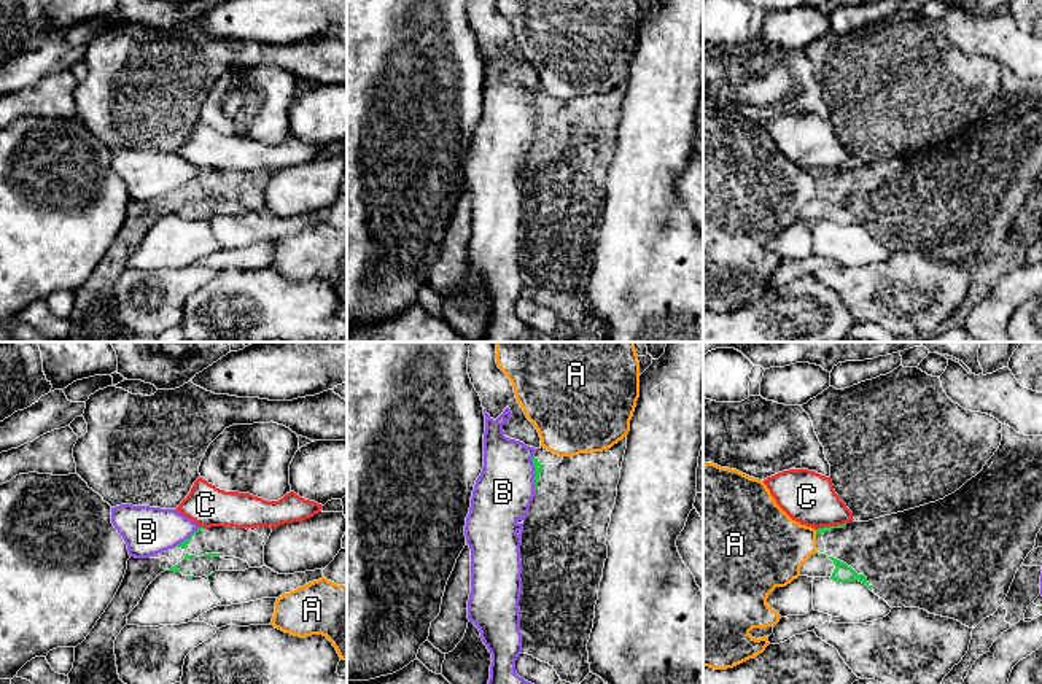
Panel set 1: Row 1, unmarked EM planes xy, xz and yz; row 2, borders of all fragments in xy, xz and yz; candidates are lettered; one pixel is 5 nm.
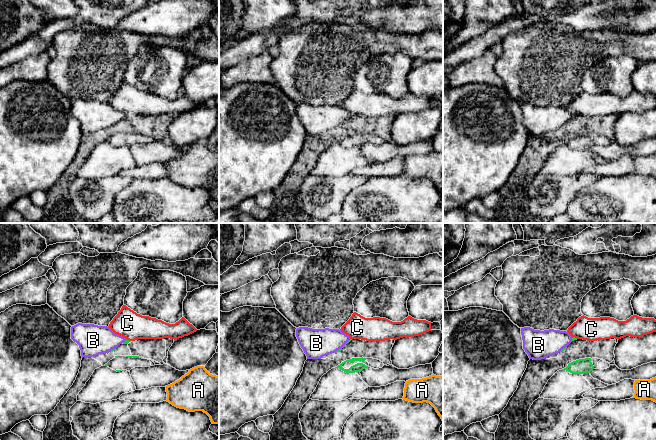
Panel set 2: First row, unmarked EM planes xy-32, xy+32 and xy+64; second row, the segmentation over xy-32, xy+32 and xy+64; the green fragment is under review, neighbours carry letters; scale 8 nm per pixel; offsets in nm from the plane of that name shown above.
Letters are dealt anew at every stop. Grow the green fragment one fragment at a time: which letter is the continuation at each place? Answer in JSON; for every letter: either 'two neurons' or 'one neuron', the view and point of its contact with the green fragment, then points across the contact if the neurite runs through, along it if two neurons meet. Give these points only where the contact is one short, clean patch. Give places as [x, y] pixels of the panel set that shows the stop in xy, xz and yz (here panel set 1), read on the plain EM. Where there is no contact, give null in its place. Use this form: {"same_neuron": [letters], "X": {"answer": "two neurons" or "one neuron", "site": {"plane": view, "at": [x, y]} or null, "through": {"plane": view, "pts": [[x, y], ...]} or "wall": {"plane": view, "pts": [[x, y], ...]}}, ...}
{"same_neuron": [], "A": {"answer": "two neurons", "site": {"plane": "yz", "at": [816, 175]}, "wall": {"plane": "yz", "pts": [[815, 174], [816, 177]]}}, "B": {"answer": "two neurons", "site": {"plane": "xz", "at": [535, 115]}, "wall": {"plane": "xz", "pts": [[533, 97], [535, 132]]}}, "C": {"answer": "two neurons", "site": {"plane": "yz", "at": [831, 170]}, "wall": {"plane": "yz", "pts": [[845, 166], [816, 174]]}}}

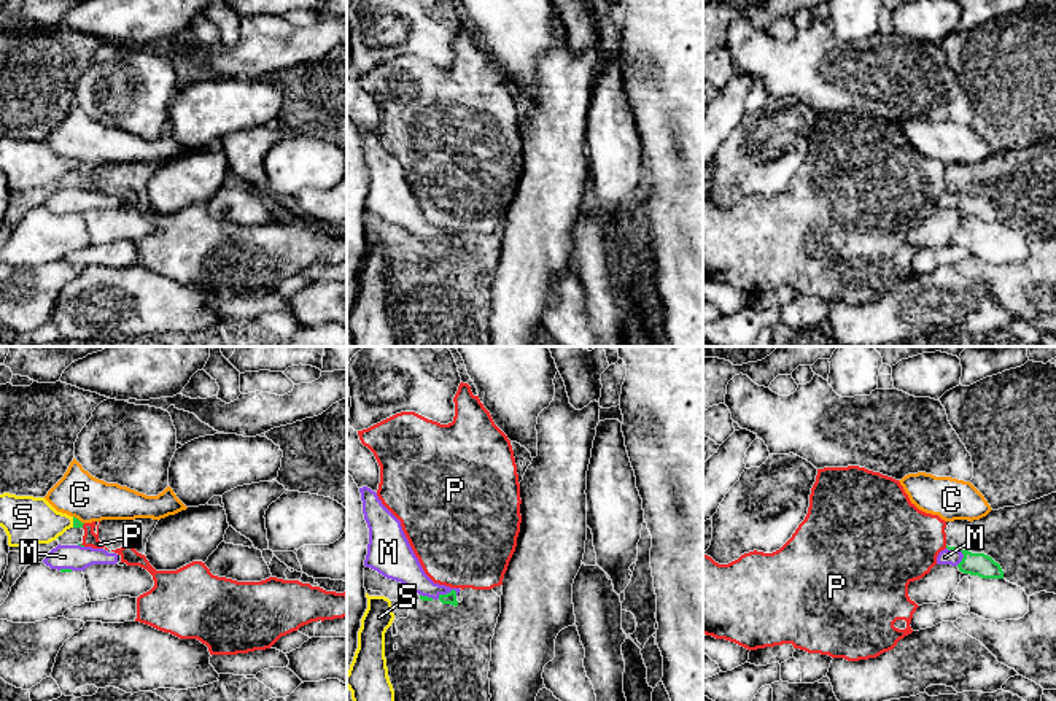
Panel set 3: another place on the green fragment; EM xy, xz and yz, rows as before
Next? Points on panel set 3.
{"same_neuron": ["M"], "C": {"answer": "two neurons", "site": {"plane": "xy", "at": [77, 162]}, "wall": {"plane": "xy", "pts": [[73, 159], [83, 167]]}}, "M": {"answer": "one neuron", "site": {"plane": "yz", "at": [961, 194]}, "through": {"plane": "yz", "pts": [[980, 209], [975, 209], [961, 194], [945, 201]]}}, "P": {"answer": "two neurons", "site": {"plane": "xy", "at": [83, 167]}, "wall": {"plane": "xy", "pts": [[85, 167], [81, 170]]}}, "S": {"answer": "two neurons", "site": {"plane": "xy", "at": [73, 166]}, "wall": {"plane": "xy", "pts": [[72, 161], [73, 170]]}}}

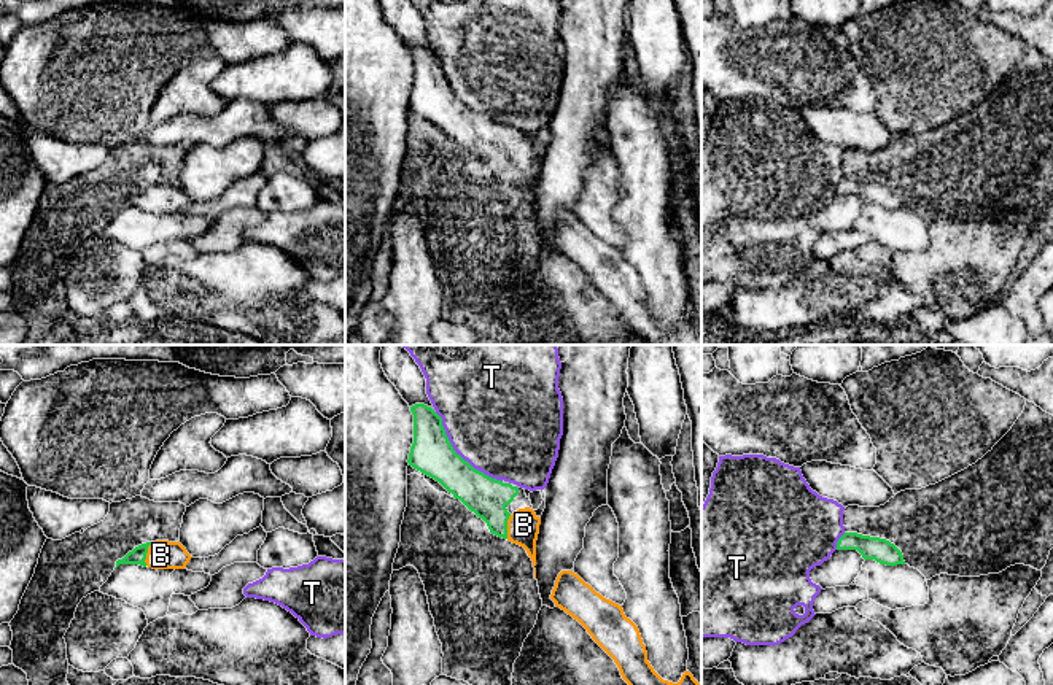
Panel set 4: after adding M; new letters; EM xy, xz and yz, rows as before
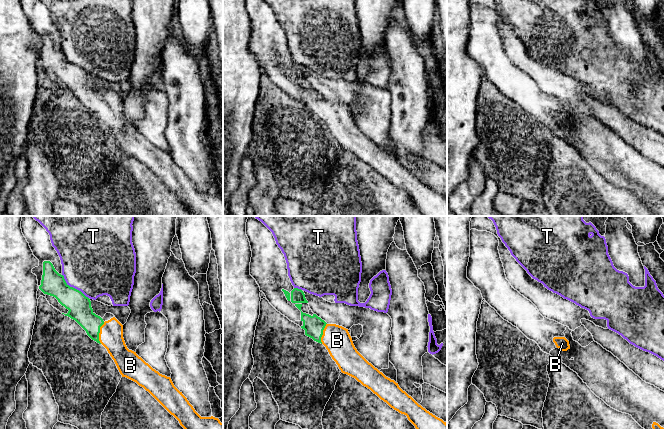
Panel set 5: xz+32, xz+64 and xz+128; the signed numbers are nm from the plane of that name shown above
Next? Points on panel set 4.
{"same_neuron": ["B"], "B": {"answer": "one neuron", "site": {"plane": "xy", "at": [147, 196]}, "through": {"plane": "xy", "pts": [[139, 197], [147, 196], [161, 199]]}}, "T": {"answer": "two neurons", "site": {"plane": "xz", "at": [458, 99]}}}

